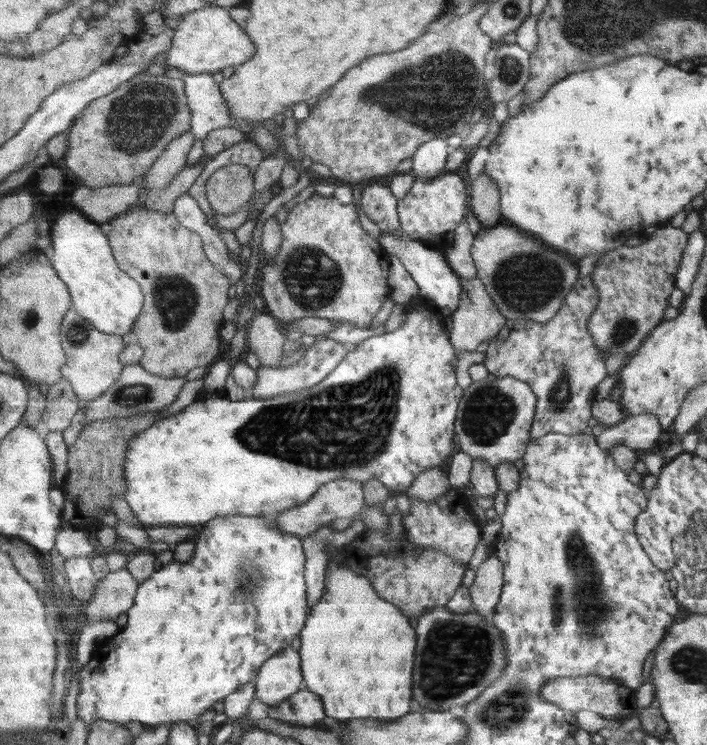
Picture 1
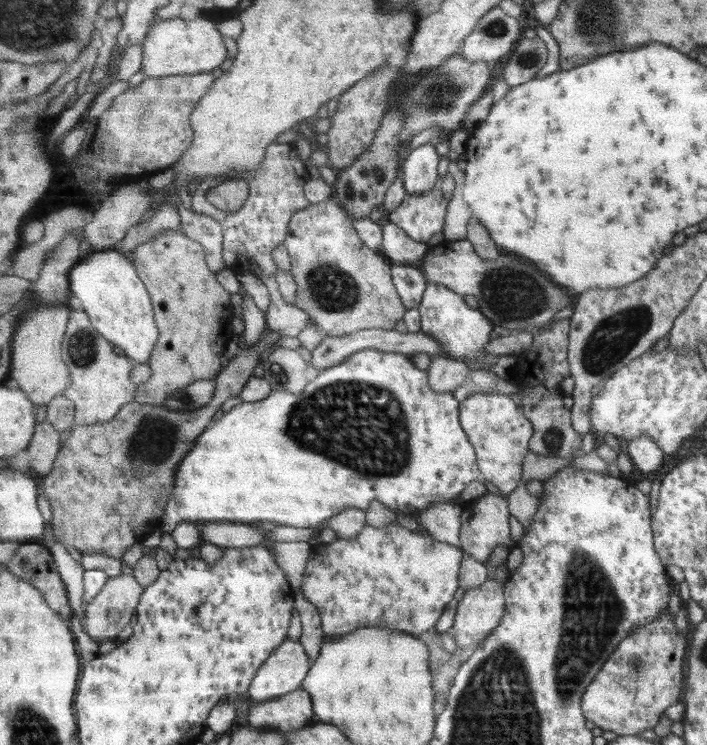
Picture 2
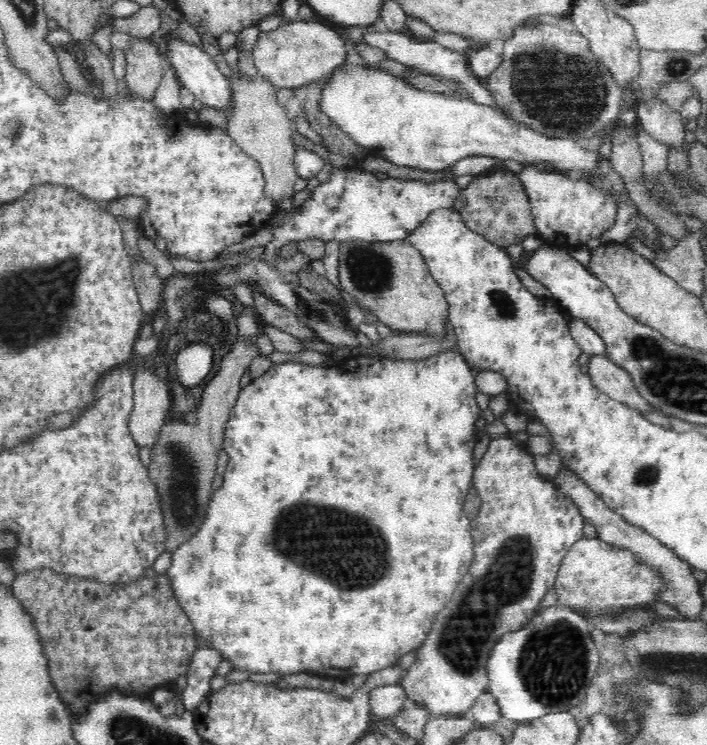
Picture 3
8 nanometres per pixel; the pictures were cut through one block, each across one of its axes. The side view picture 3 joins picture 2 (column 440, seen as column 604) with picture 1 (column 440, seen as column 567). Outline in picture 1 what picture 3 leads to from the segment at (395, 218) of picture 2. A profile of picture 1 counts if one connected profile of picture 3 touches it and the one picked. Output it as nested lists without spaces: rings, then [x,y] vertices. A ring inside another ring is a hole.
[[[446,172],[428,181],[417,180],[410,194],[398,200],[401,231],[433,248],[451,246],[456,226],[461,222],[466,206],[465,186],[456,172]]]

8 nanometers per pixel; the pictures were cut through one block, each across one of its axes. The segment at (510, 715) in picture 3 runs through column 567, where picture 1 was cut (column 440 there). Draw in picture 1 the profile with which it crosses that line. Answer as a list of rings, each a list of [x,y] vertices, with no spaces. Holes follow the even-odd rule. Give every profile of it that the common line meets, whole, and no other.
[[[444,606],[427,609],[417,618],[416,662],[413,670],[413,701],[419,702],[423,709],[431,711],[449,711],[452,707],[465,706],[483,693],[493,682],[504,674],[507,667],[501,631],[493,625],[491,616],[483,616],[475,612],[463,614],[452,613]]]

